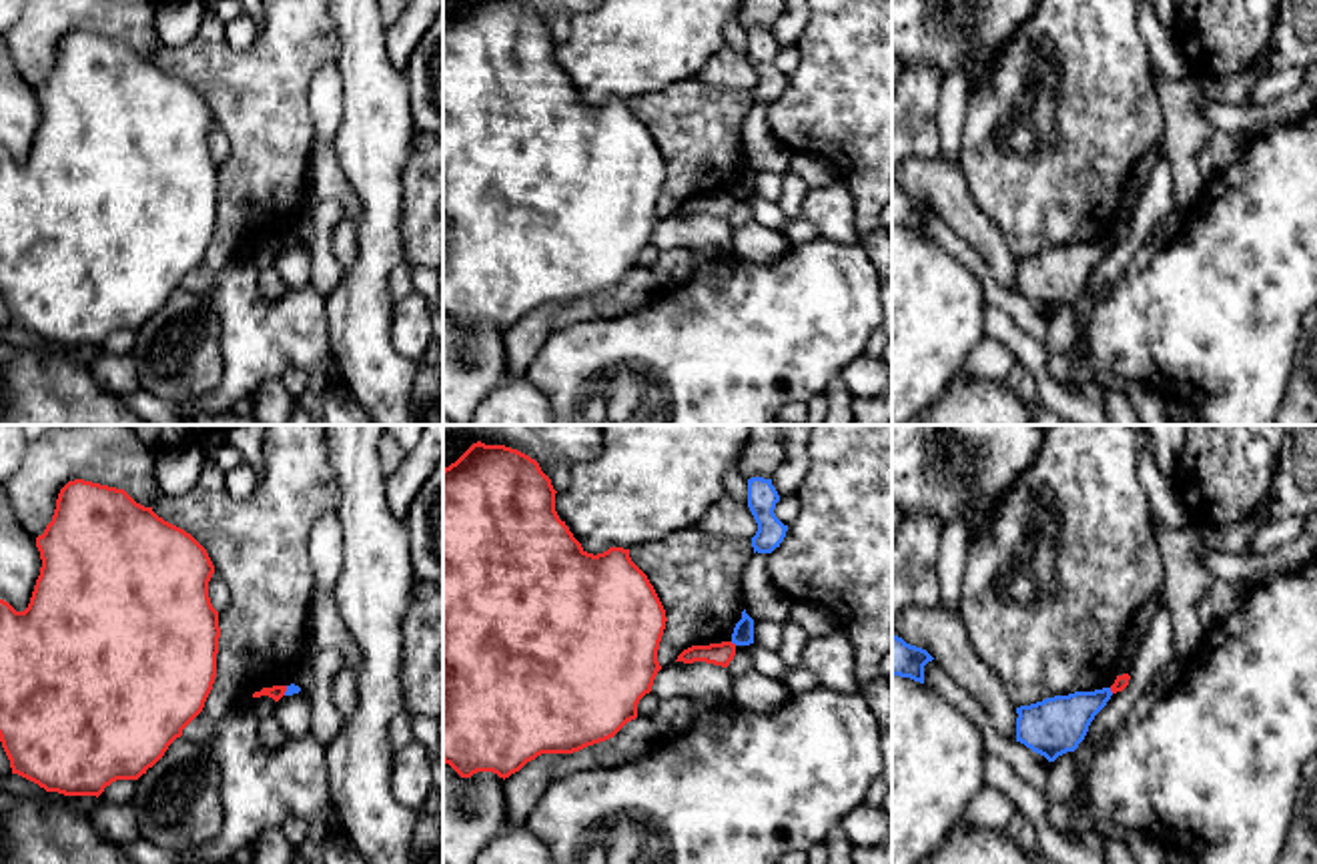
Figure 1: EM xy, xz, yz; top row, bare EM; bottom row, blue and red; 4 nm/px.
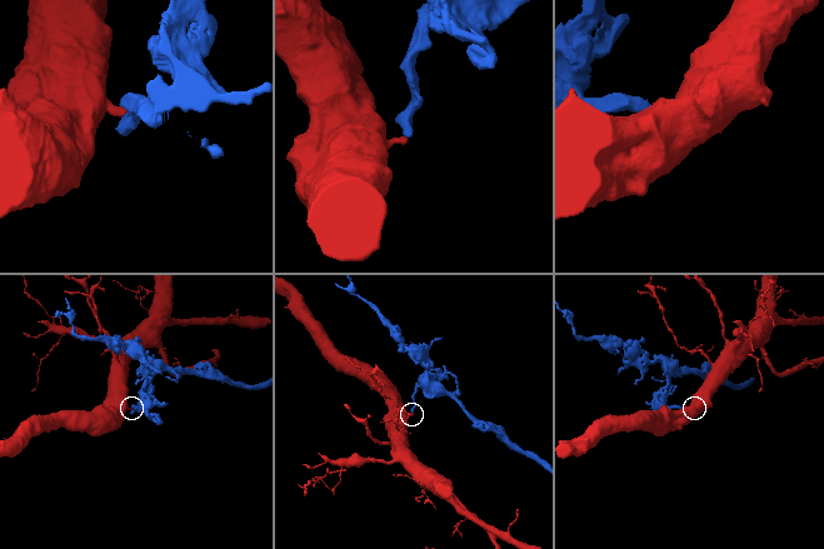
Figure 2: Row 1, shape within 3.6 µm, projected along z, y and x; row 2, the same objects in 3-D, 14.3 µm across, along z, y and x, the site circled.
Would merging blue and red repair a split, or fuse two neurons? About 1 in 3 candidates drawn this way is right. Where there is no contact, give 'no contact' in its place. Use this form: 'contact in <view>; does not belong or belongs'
contact in xz; does not belong

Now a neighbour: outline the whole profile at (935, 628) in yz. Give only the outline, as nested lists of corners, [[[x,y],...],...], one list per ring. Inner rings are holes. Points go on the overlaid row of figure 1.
[[[910,605],[892,617],[892,633],[926,650],[986,712],[992,726],[1016,742],[1016,706],[998,674],[974,652],[960,617],[946,605]]]

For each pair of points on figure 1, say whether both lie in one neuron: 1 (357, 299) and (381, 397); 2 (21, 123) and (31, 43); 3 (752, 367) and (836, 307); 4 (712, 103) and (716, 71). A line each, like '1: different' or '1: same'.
1: same
2: different
3: same
4: different

